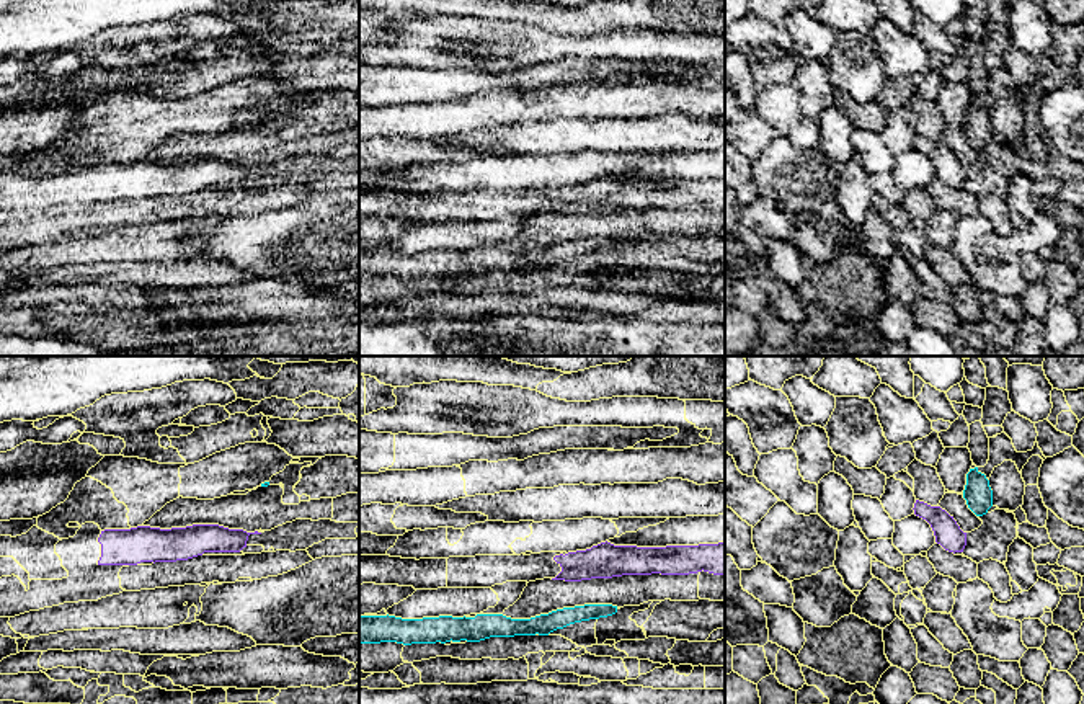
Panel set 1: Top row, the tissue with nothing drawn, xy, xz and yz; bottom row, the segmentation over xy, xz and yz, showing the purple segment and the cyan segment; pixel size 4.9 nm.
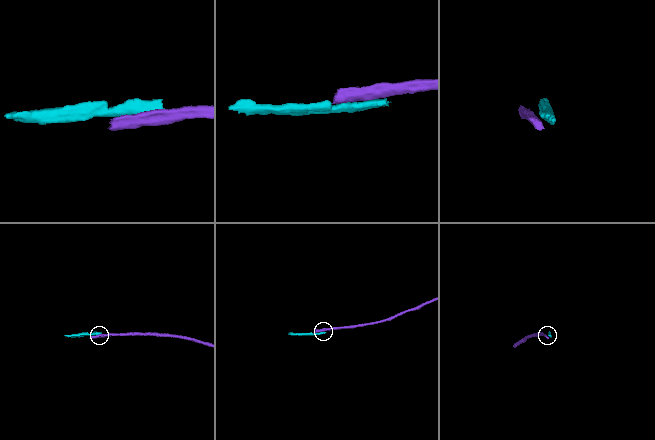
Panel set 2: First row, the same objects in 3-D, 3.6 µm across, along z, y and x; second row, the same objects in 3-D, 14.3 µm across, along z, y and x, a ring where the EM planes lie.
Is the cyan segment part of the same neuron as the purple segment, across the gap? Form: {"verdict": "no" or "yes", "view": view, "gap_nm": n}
{"verdict": "no", "view": "yz", "gap_nm": 90}

